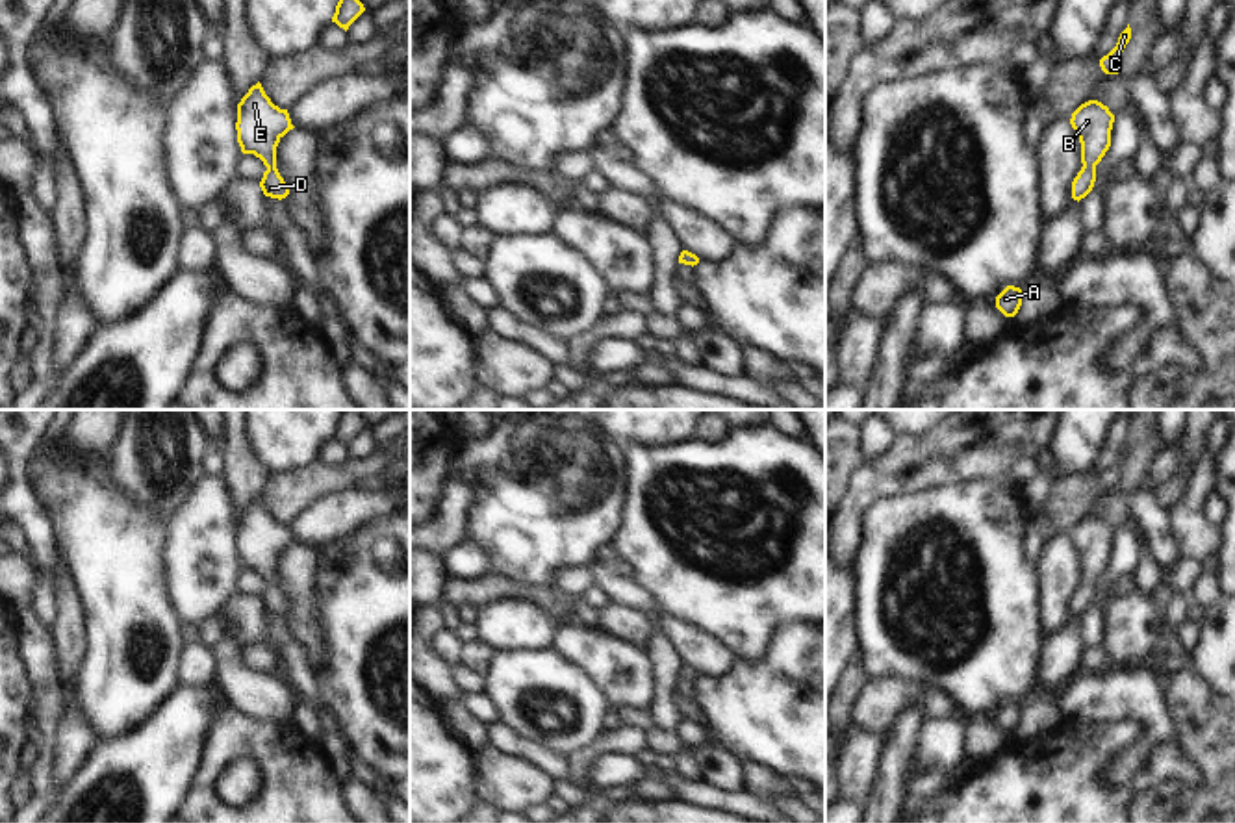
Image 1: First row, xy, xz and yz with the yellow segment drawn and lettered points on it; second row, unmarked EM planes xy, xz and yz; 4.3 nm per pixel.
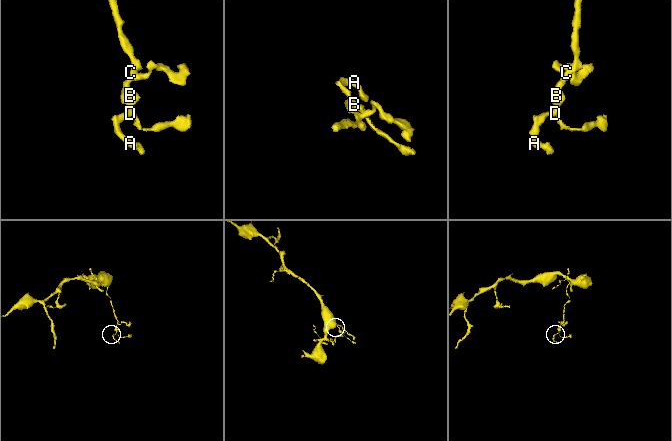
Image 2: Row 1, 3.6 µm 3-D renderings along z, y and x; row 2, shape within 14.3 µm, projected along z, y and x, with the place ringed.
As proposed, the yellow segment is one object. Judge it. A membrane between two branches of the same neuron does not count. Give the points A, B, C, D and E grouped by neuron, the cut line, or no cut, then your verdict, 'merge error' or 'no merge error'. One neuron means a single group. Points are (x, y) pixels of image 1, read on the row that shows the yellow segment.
A B C D E; no cut; no merge error

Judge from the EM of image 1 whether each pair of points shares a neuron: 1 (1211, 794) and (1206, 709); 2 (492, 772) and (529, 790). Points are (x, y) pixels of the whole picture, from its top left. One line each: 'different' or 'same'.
1: same
2: same

